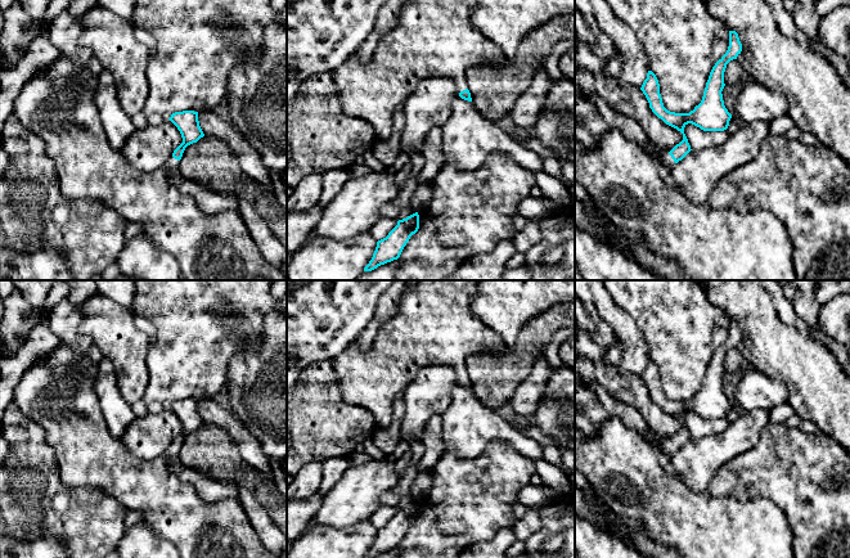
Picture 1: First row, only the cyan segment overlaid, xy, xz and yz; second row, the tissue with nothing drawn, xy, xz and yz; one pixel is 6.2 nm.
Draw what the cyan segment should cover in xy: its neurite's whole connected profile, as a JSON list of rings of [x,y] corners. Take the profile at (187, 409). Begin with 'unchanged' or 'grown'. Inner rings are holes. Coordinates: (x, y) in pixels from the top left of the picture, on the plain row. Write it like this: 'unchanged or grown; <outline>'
grown; [[[59,343],[49,354],[49,359],[45,363],[35,363],[23,373],[14,390],[13,401],[15,405],[44,428],[46,444],[54,451],[58,462],[60,481],[72,487],[99,489],[121,503],[127,510],[141,512],[143,521],[159,537],[172,543],[180,558],[278,558],[262,545],[238,496],[207,500],[190,483],[183,481],[176,471],[170,468],[167,459],[179,455],[179,449],[185,436],[204,424],[199,414],[198,400],[183,399],[172,401],[168,408],[180,419],[183,431],[174,438],[172,445],[165,454],[153,460],[138,459],[126,449],[121,438],[112,436],[107,428],[94,390],[96,374],[98,365],[89,359],[87,352]]]

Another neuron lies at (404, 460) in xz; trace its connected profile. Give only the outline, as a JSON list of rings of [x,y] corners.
[[[406,451],[395,462],[395,472],[400,476],[410,465],[410,462],[411,462],[411,453]]]

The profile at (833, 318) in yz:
[[[850,292],[823,303],[818,321],[826,336],[850,347]]]

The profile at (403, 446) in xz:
[[[400,438],[399,444],[396,445],[395,450],[386,455],[384,460],[395,463],[401,455],[404,455],[406,451],[409,451],[409,442]]]

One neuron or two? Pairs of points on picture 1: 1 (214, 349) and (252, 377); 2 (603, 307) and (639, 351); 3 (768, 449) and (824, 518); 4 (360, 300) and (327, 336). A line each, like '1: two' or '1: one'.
1: two
2: one
3: one
4: one

